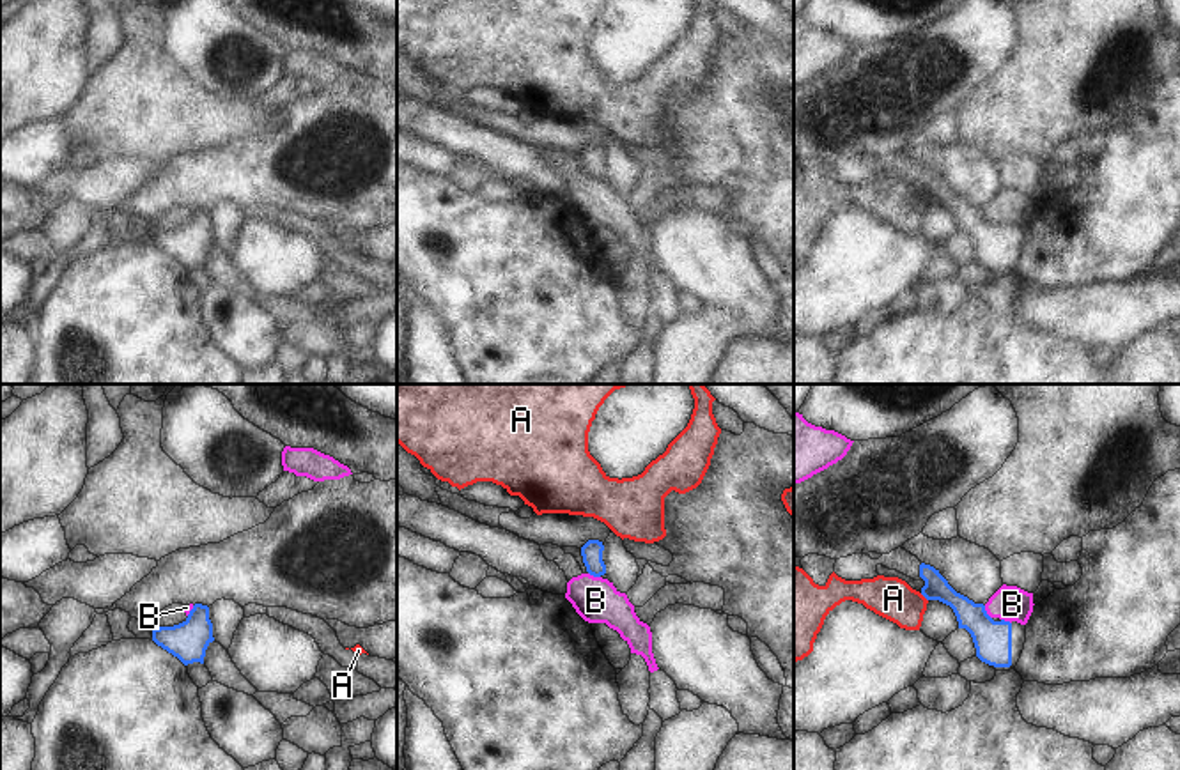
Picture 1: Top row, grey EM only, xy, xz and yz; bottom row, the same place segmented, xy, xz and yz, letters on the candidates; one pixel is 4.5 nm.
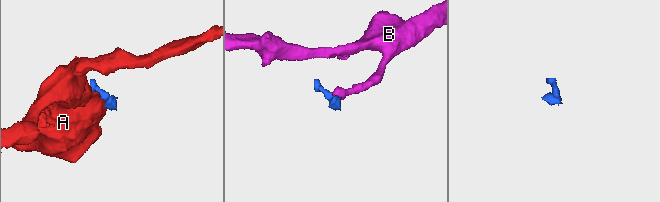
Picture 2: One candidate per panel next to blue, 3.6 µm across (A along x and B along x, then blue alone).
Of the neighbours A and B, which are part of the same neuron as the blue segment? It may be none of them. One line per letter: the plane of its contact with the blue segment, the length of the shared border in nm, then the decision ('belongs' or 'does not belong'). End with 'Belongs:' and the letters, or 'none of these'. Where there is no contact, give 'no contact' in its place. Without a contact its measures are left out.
A: contact in yz; length 50 nm; does not belong
B: contact in yz; length 70 nm; does not belong
Belongs: none of these

